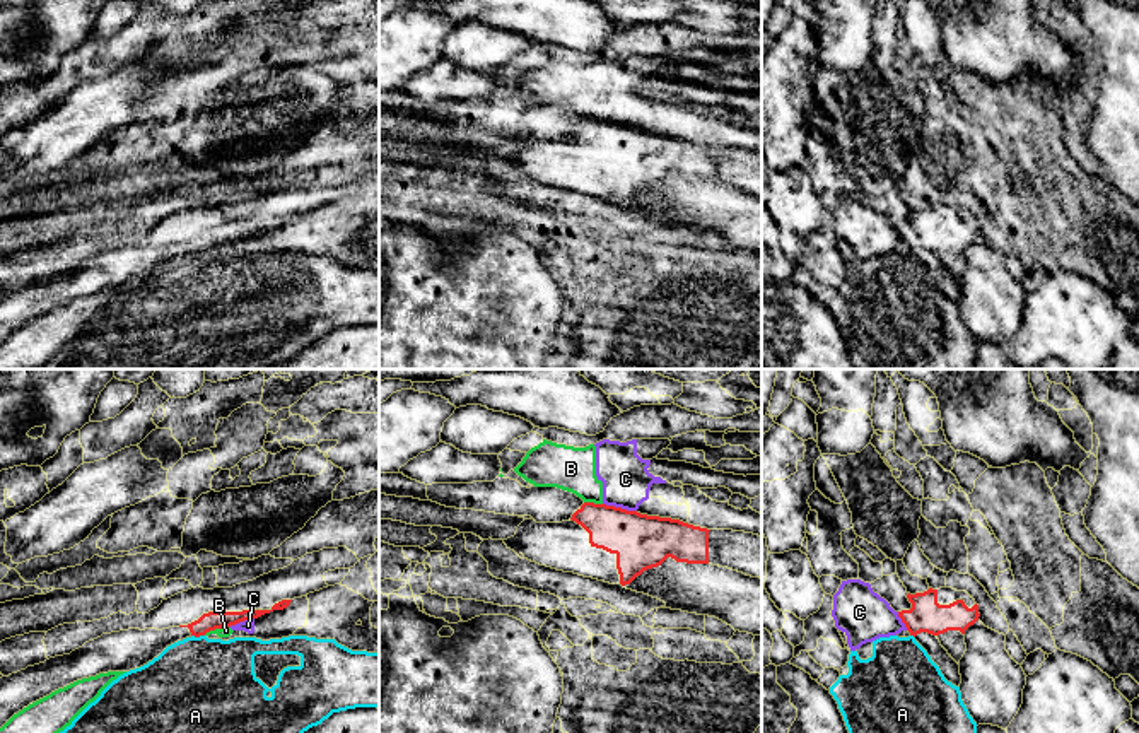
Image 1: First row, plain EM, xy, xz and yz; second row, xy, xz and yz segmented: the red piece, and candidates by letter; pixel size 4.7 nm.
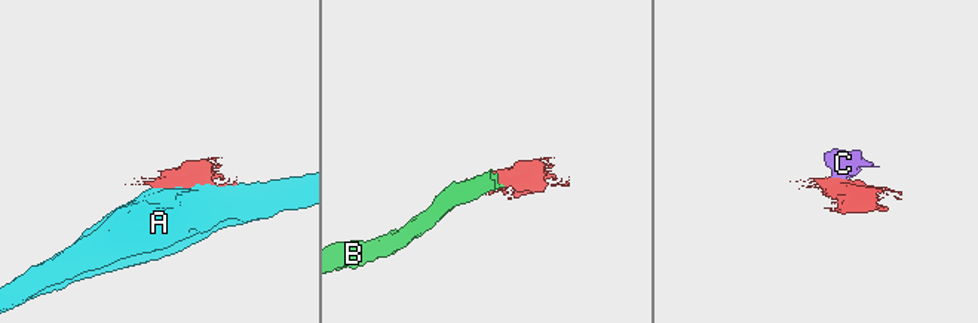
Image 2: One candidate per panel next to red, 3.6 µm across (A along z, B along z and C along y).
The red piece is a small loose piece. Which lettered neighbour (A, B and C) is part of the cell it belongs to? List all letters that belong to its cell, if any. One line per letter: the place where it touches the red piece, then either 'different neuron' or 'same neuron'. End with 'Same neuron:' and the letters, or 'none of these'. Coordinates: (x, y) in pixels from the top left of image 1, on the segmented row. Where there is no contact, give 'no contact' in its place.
A: meets red in xy at (198, 636); different neuron
B: meets red in xy at (216, 627); different neuron
C: meets red in xz at (620, 508); different neuron
Same neuron: none of these

